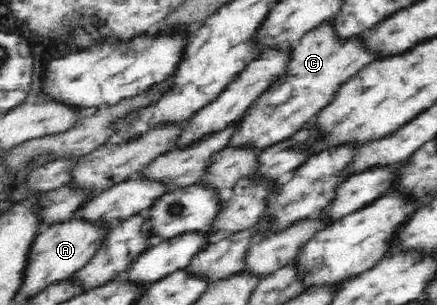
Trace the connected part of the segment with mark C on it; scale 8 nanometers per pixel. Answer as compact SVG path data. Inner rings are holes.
M330 21L323 22L301 37L297 47L289 51L285 74L279 75L270 86L254 98L253 104L233 123L233 130L226 146L230 149L252 149L256 152L289 139L299 129L313 120L322 107L327 106L335 91L375 59L362 46L361 35L348 41L338 41Z

